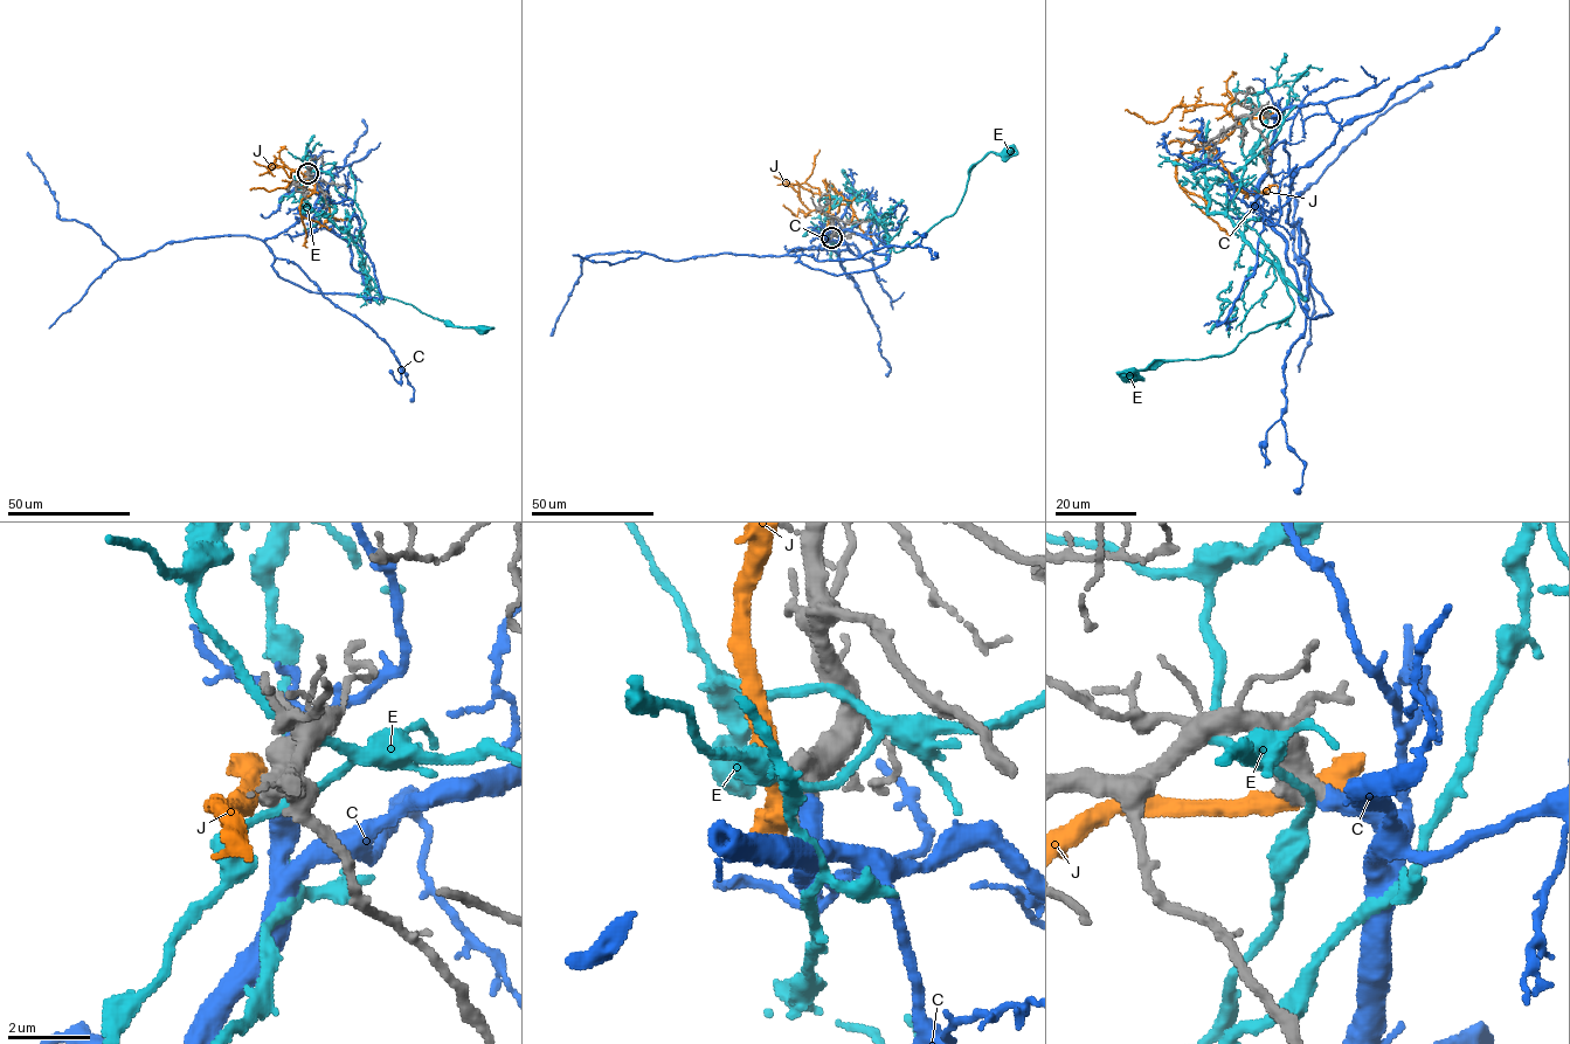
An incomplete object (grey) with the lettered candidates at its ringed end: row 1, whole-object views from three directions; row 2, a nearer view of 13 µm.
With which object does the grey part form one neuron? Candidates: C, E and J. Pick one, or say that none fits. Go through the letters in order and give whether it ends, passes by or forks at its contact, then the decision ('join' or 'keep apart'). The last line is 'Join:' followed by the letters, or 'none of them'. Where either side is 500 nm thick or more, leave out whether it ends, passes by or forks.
C: join
E: keep apart
J: keep apart
Join: C

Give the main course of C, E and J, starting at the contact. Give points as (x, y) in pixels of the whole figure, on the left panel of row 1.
C: (308, 173), (302, 208), (347, 242), (364, 295), (284, 281), (244, 235), (120, 258), (59, 218), (27, 154)
E: (308, 173), (327, 171), (337, 191), (361, 213), (365, 271), (375, 291), (455, 326), (481, 330)
J: (306, 173), (315, 188), (301, 201), (306, 248)

